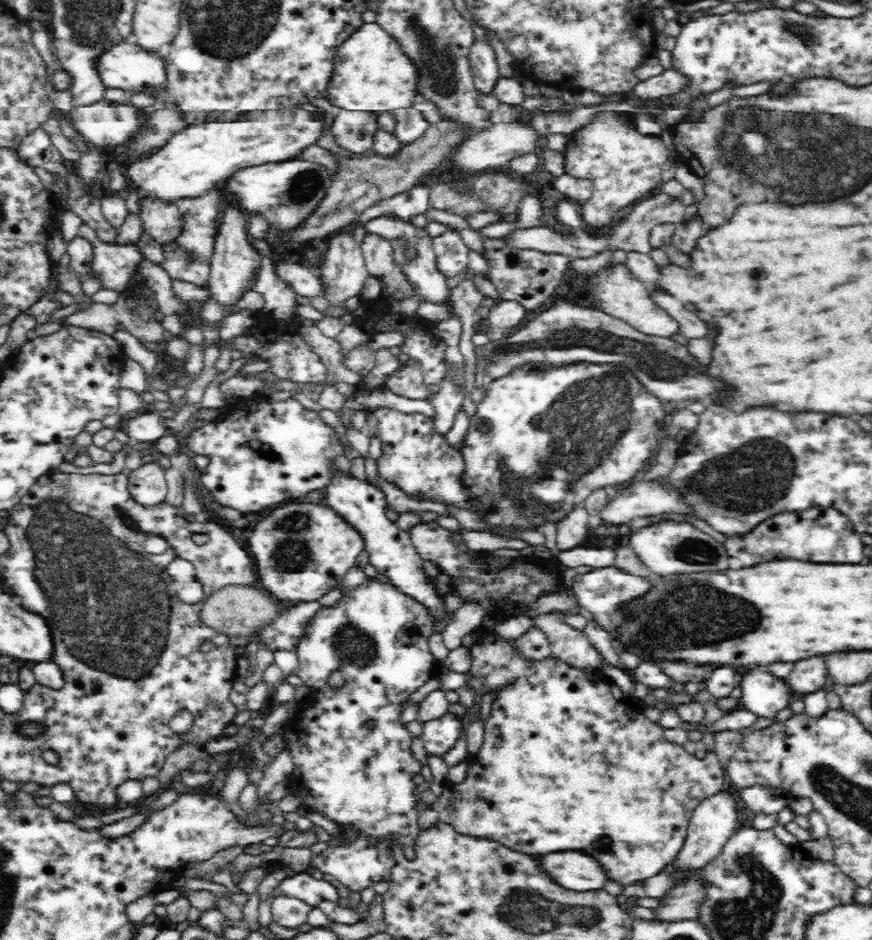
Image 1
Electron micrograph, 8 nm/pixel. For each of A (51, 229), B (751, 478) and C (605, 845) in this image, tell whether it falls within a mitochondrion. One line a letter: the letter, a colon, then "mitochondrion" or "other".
A: other
B: mitochondrion
C: mitochondrion

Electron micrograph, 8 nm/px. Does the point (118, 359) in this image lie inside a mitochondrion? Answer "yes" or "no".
no

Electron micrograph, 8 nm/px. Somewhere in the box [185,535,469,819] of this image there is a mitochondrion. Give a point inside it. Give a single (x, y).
(352, 646)

